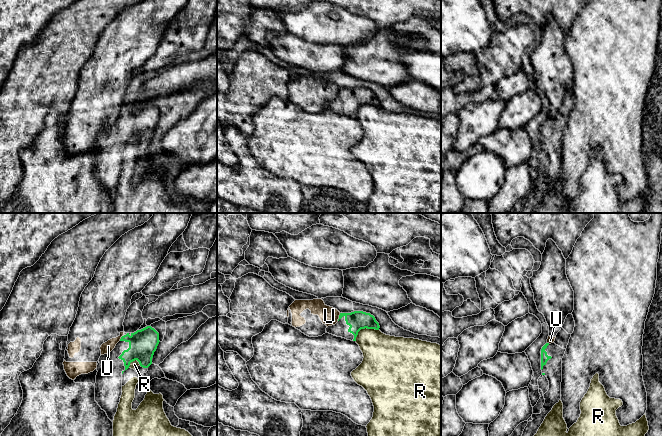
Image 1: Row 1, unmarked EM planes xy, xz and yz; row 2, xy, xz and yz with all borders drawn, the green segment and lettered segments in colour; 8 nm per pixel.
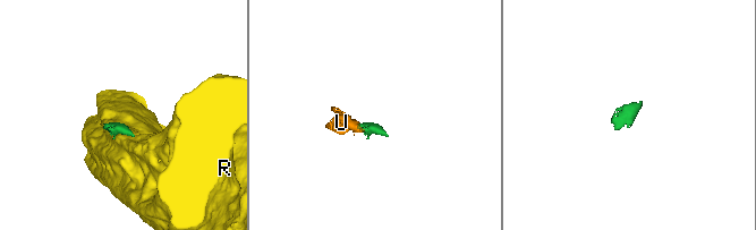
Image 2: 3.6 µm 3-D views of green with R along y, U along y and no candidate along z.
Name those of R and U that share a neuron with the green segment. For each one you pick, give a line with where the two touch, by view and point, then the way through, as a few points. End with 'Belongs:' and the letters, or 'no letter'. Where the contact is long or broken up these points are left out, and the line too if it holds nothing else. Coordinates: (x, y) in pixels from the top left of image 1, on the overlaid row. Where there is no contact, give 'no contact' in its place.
Belongs: no letter

